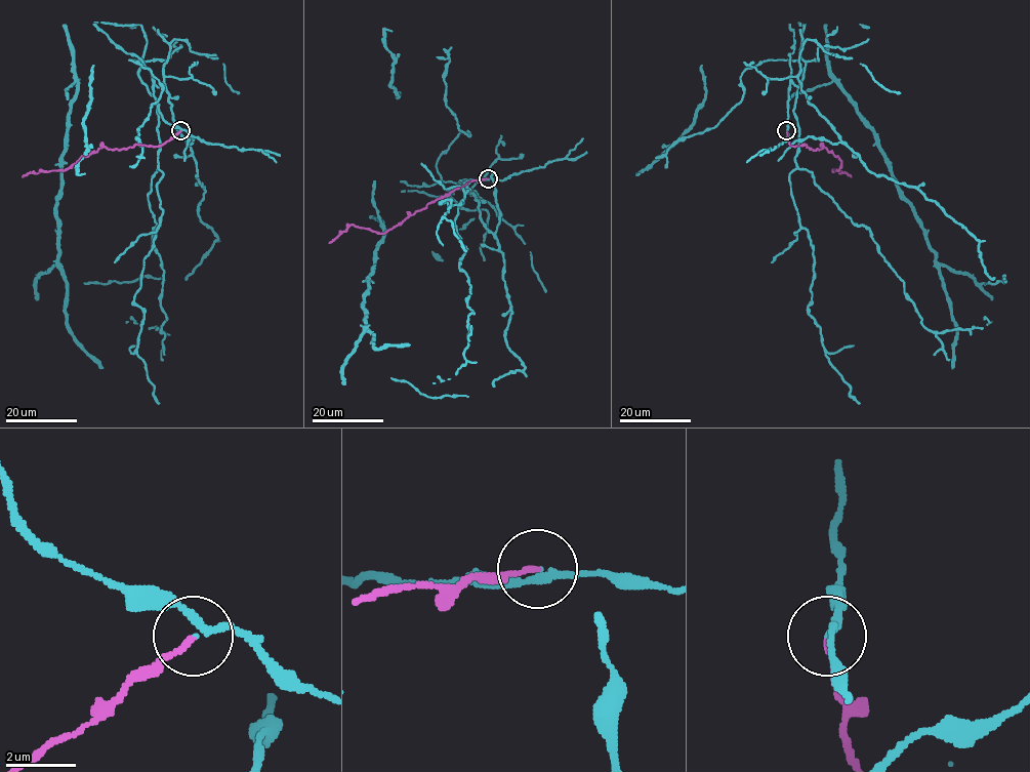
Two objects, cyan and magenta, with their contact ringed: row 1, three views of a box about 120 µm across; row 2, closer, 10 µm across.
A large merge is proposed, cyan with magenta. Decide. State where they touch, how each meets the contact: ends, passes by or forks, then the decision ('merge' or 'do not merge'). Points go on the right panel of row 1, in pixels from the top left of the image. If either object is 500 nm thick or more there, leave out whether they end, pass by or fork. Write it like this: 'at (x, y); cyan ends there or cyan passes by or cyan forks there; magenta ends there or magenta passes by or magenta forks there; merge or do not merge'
at (786, 130); cyan passes by; magenta ends there; do not merge

